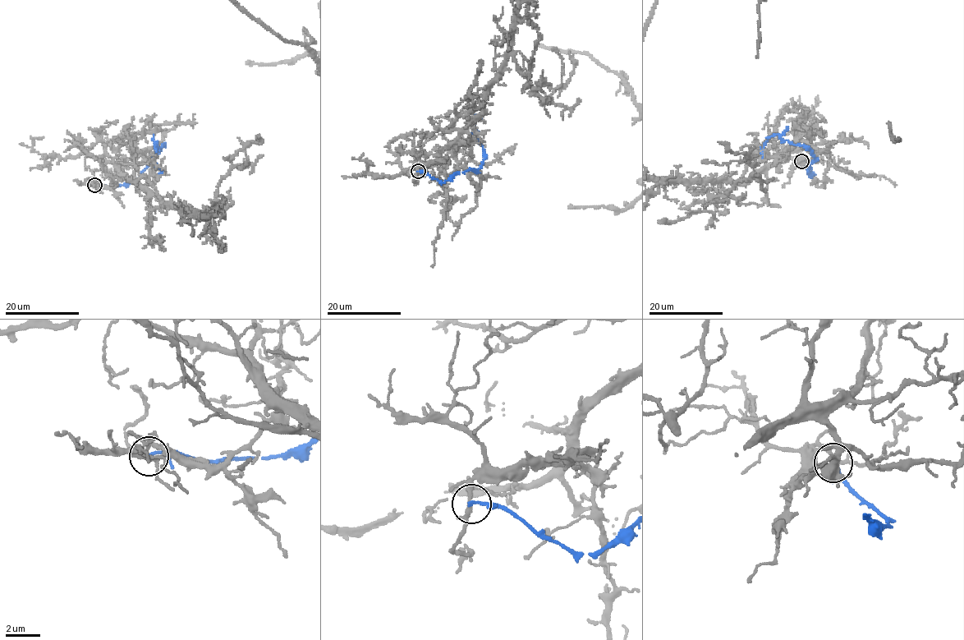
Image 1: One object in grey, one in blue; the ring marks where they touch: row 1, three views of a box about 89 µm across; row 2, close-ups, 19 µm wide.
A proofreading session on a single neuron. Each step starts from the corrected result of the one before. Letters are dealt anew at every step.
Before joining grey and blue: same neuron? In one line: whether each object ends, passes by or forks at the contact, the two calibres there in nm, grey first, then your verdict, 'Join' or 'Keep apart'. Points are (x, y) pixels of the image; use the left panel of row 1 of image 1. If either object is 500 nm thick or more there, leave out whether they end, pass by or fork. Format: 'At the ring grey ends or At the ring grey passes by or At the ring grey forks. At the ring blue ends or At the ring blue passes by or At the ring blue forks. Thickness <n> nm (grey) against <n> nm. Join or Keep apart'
At the ring grey forks. At the ring blue ends. Thickness 150 nm (grey) against 170 nm. Keep apart

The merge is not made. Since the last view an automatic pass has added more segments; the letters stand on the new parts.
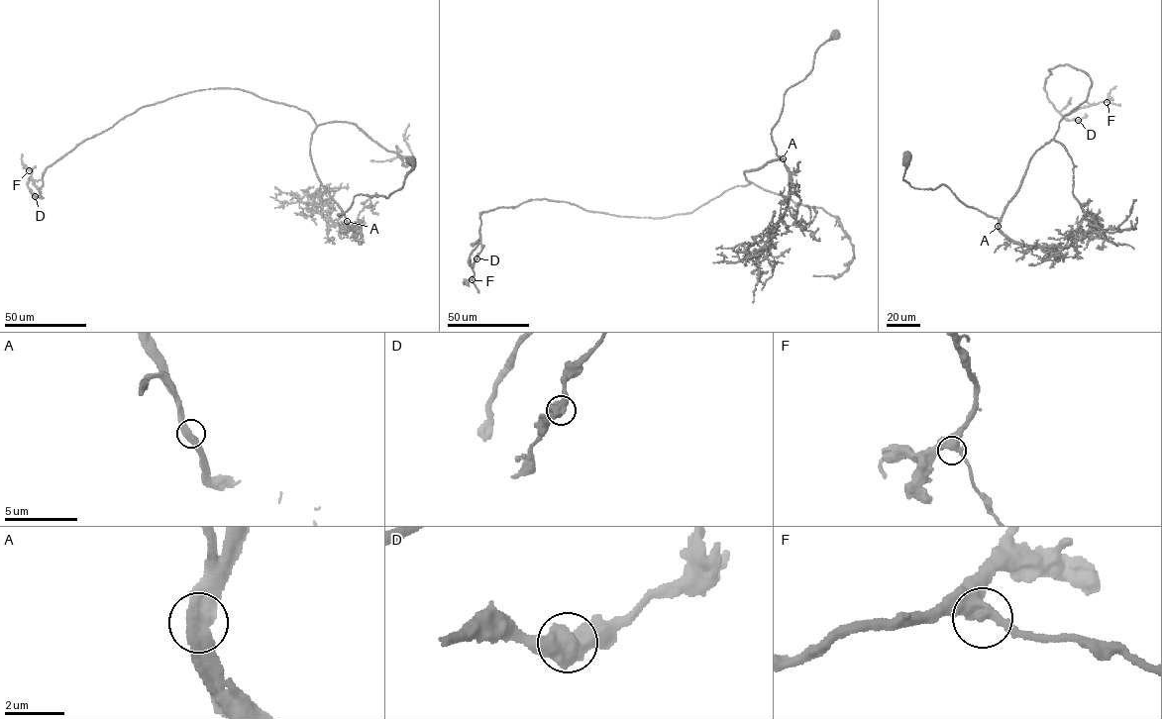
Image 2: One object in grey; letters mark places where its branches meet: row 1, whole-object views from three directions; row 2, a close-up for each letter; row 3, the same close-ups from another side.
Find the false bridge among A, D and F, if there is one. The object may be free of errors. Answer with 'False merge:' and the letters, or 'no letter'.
False merge: no letter

